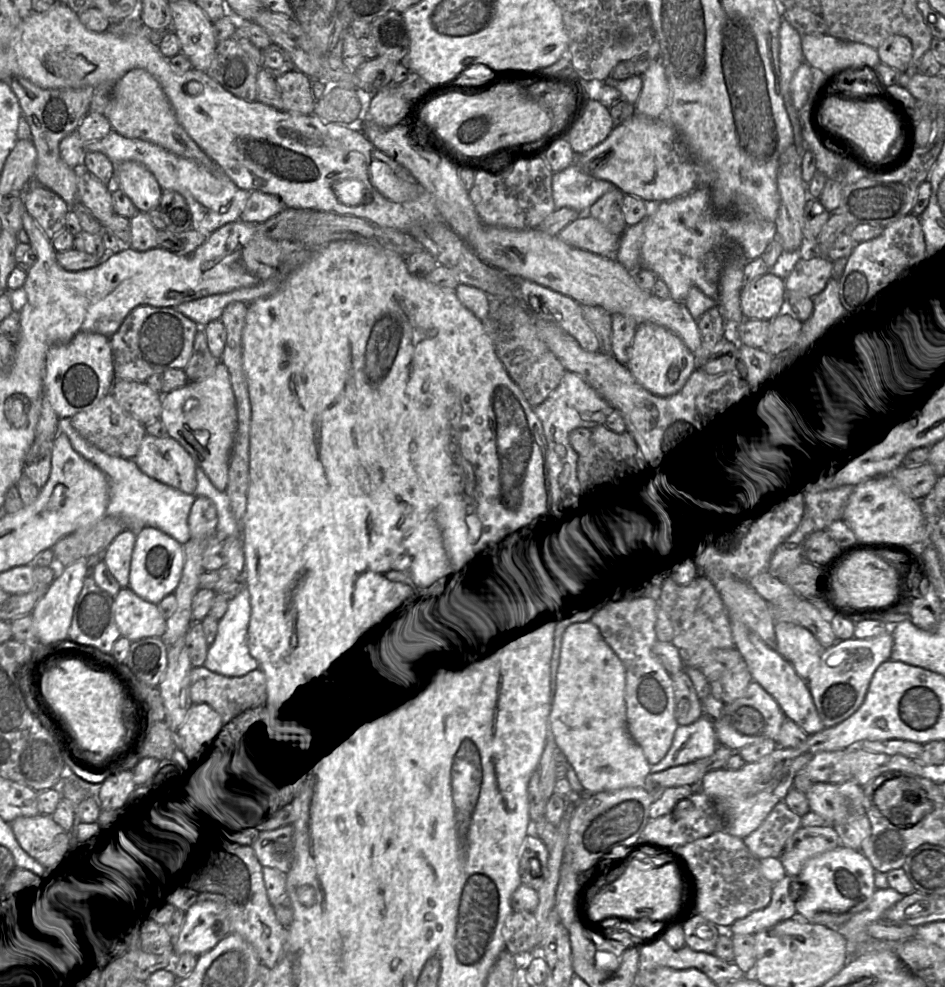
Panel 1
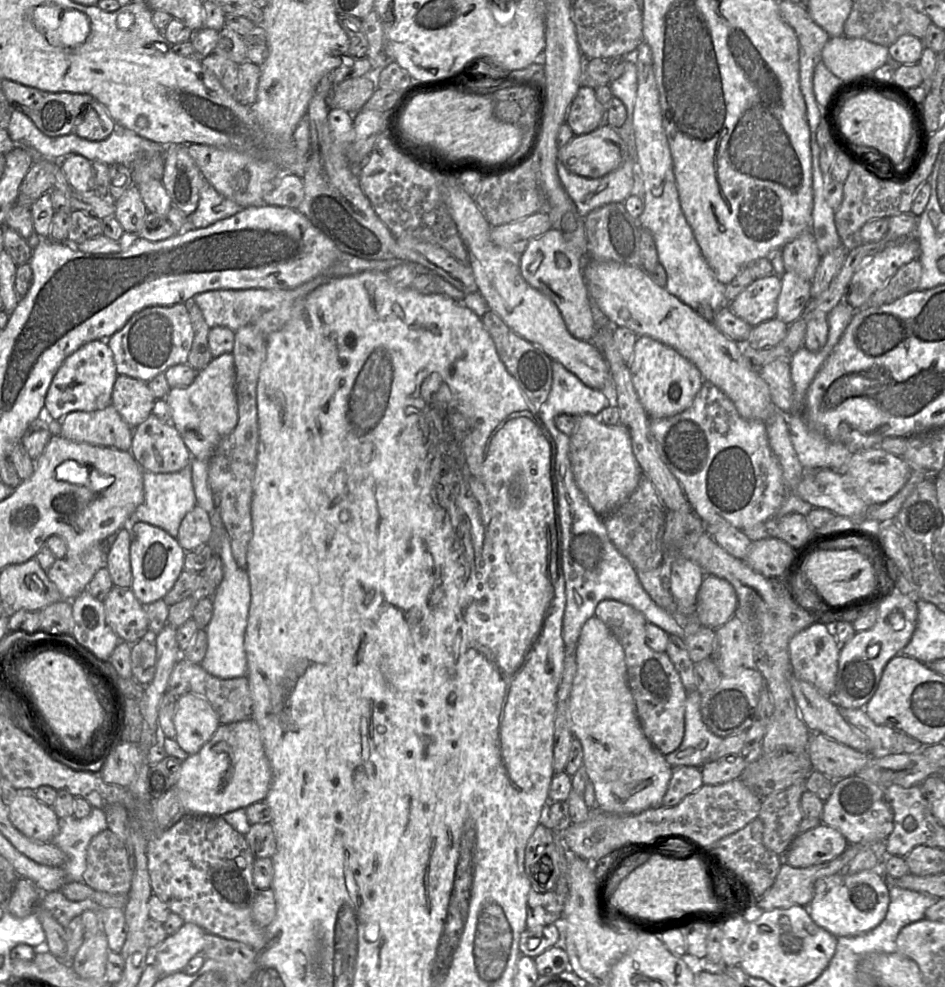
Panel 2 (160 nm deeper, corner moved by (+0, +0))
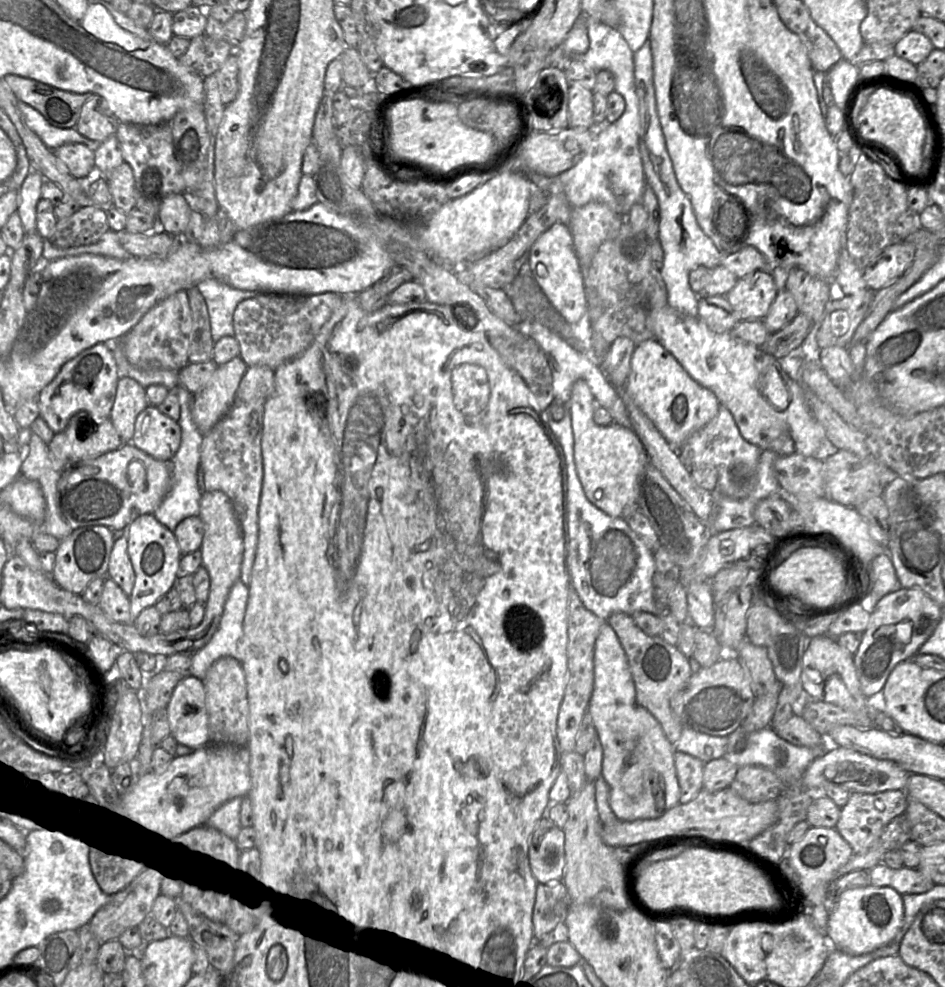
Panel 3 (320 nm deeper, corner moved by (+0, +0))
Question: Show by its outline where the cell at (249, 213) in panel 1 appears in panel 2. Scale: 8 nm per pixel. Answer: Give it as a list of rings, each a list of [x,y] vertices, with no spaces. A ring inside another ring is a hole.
[[[289,173],[283,174],[275,187],[263,197],[264,205],[296,209],[304,198],[302,178]]]

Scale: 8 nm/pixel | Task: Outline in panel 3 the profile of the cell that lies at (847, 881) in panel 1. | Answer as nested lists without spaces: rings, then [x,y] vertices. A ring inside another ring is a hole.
[[[869,885],[848,889],[842,892],[829,915],[827,926],[827,940],[833,949],[842,950],[850,955],[870,953],[894,939],[903,922],[902,896],[890,887],[876,887]]]

